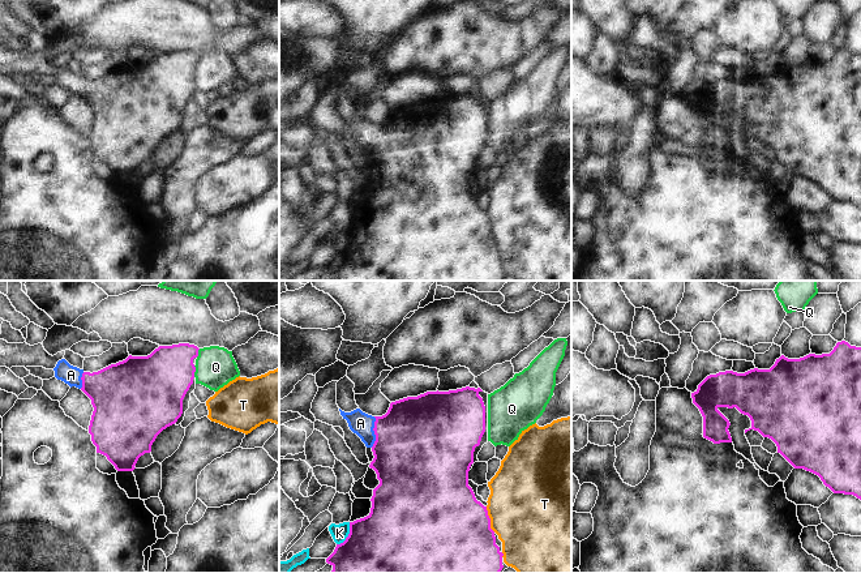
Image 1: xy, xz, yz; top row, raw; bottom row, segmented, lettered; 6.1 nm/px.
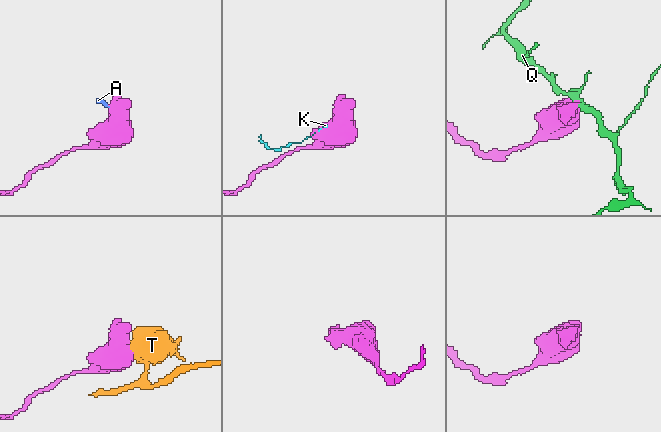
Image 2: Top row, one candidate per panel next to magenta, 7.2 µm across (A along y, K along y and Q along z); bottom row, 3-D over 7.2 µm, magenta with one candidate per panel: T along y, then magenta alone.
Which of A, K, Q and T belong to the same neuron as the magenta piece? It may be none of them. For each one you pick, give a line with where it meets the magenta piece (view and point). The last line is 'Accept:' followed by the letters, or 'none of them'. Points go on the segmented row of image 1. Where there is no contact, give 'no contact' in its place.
A: xz (375, 432)
Accept: A

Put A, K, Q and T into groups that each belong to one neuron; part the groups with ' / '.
A / K / Q / T

